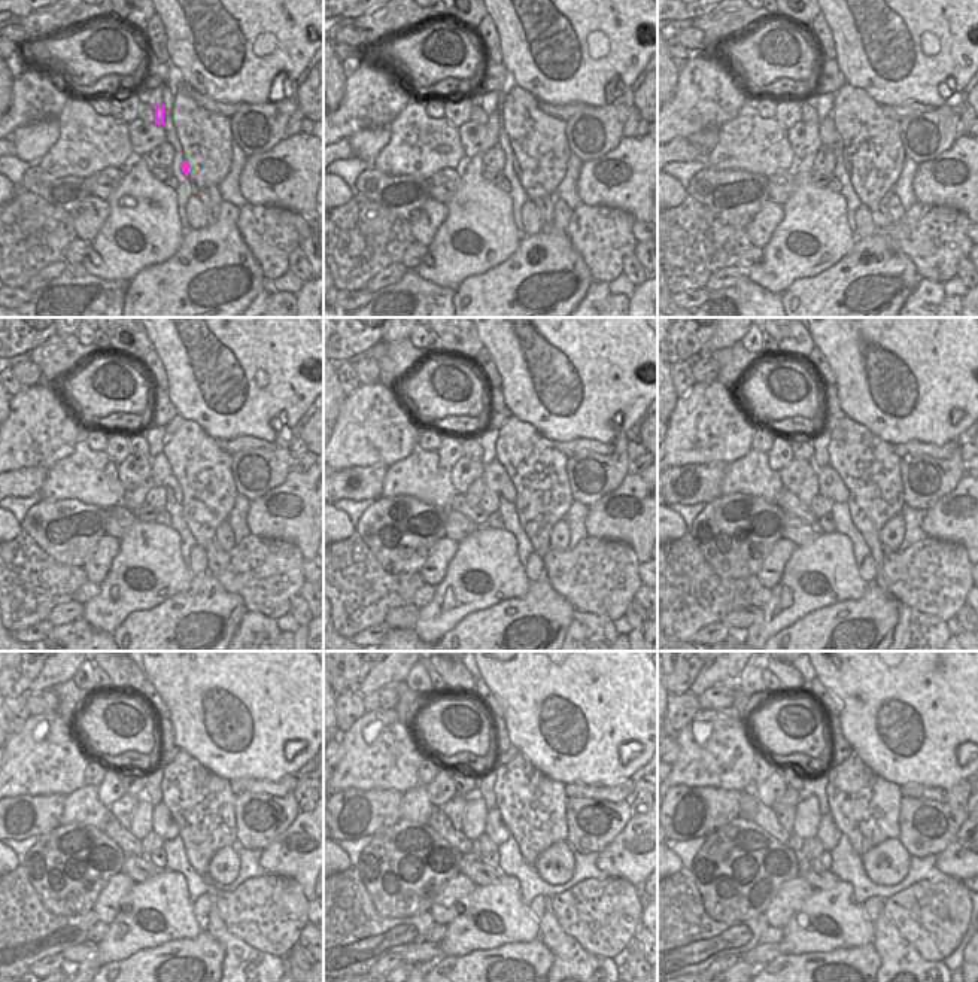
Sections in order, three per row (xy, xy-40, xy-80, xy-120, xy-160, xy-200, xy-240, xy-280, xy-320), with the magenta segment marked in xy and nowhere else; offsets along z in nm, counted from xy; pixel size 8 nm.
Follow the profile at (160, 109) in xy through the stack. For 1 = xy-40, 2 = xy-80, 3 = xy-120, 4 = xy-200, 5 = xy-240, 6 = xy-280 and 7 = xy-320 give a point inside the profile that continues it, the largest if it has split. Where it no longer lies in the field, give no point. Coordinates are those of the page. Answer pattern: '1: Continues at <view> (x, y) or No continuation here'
1: Continues at xy-40 (492, 124)
2: Continues at xy-80 (829, 136)
3: Continues at xy-120 (161, 474)
4: Continues at xy-200 (831, 485)
5: Continues at xy-240 (163, 823)
6: Continues at xy-280 (495, 829)
7: Continues at xy-320 (829, 835).

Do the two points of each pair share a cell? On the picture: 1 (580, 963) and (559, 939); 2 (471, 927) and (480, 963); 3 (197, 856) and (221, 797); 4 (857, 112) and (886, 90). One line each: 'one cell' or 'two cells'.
1: one cell
2: two cells
3: one cell
4: two cells

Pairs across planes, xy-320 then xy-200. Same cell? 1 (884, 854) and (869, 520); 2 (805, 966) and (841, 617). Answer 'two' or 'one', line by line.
1: two
2: one

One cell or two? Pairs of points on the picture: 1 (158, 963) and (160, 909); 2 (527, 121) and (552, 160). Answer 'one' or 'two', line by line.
1: two
2: one

